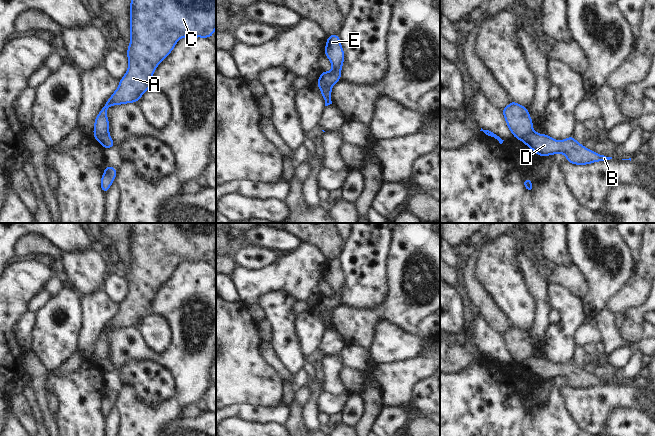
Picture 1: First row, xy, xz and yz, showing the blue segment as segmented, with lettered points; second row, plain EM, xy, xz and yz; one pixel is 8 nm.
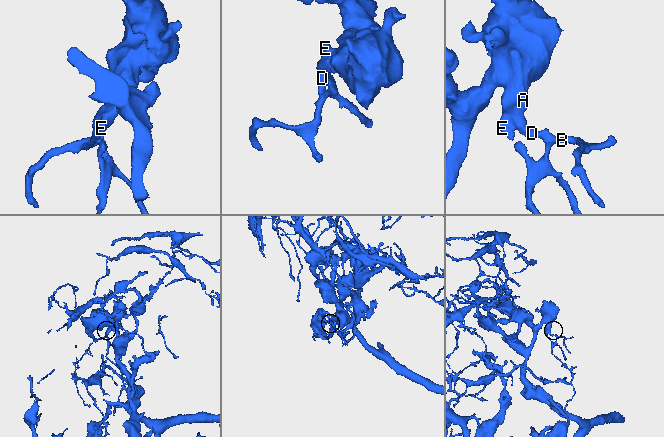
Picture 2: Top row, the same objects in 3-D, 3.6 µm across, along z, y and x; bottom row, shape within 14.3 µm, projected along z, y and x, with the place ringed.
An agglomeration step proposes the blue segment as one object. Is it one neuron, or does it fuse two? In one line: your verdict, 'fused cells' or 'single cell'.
fused cells

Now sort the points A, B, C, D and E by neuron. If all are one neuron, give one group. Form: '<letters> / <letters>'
A C E / B D

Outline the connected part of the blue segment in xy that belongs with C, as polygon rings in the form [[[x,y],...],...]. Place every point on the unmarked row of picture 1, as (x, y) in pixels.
[[[131,223],[130,225],[130,268],[126,275],[128,293],[119,304],[118,312],[101,332],[94,345],[93,360],[109,358],[110,348],[107,333],[113,329],[139,326],[143,318],[152,312],[151,304],[158,289],[173,275],[183,261],[212,262],[216,253],[216,223]]]

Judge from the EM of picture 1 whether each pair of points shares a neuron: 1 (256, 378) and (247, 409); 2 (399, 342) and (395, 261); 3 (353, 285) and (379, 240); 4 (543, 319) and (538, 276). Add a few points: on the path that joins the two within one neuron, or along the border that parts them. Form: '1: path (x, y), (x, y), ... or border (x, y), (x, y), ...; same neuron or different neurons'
1: border (272, 406), (231, 404), (226, 407); different neurons
2: border (375, 324), (381, 319), (387, 319), (418, 340); different neurons
3: path (359, 274), (363, 269), (363, 256), (368, 251); same neuron
4: path (543, 308), (538, 287); same neuron

